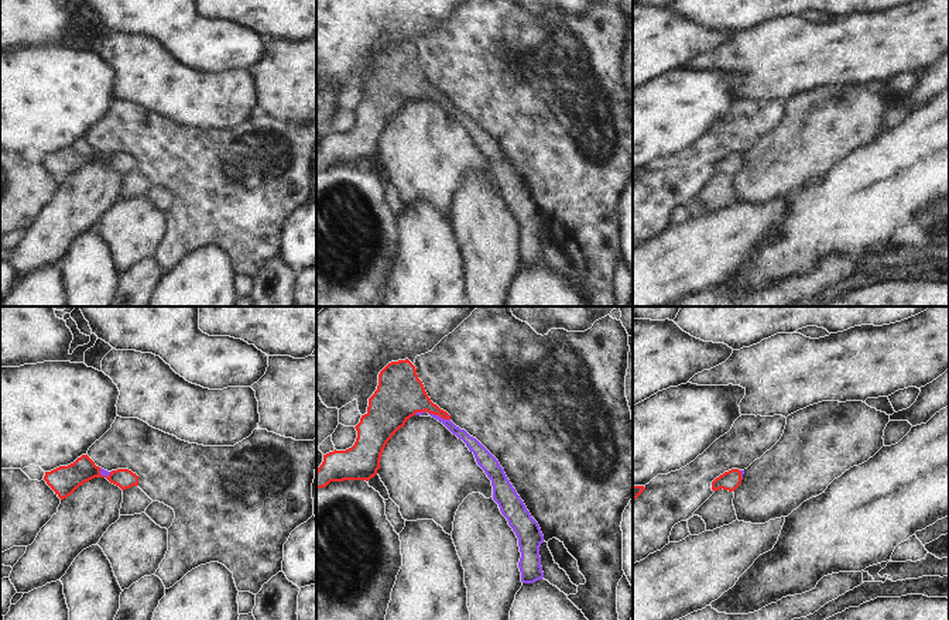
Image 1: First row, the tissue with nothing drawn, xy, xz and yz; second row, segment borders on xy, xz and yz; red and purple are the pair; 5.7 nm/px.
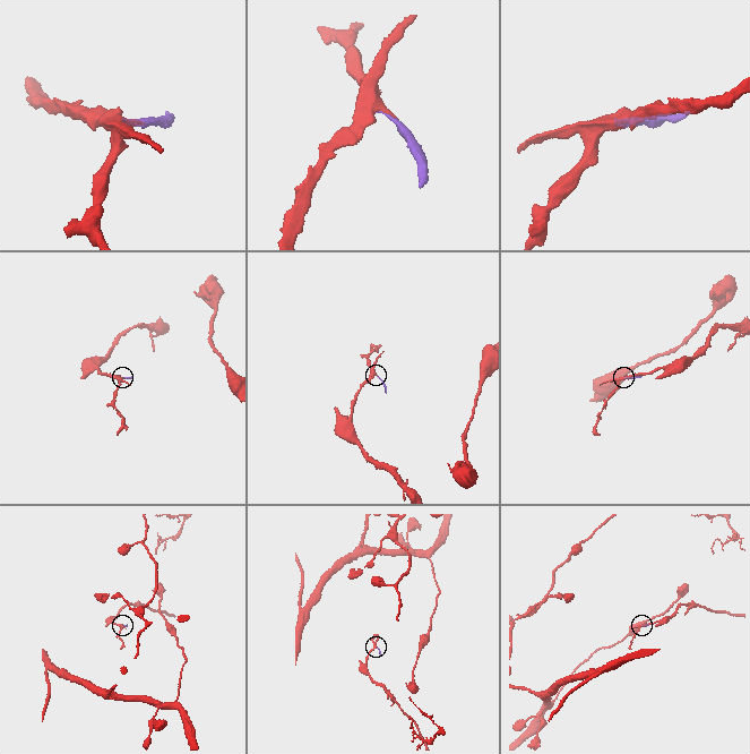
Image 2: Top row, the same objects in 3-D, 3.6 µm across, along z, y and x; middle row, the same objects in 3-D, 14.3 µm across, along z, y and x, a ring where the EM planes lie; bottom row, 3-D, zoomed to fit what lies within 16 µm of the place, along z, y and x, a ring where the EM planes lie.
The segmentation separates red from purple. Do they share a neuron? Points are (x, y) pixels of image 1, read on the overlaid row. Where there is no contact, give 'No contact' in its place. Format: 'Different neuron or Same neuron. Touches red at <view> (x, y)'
Same neuron. Touches red at xz (432, 413)

